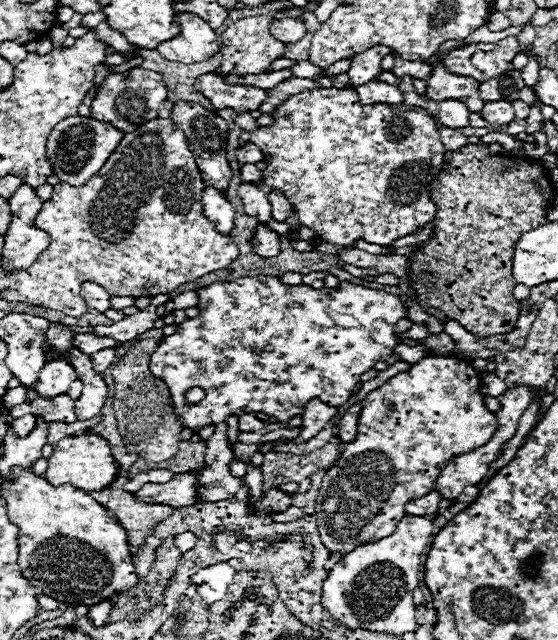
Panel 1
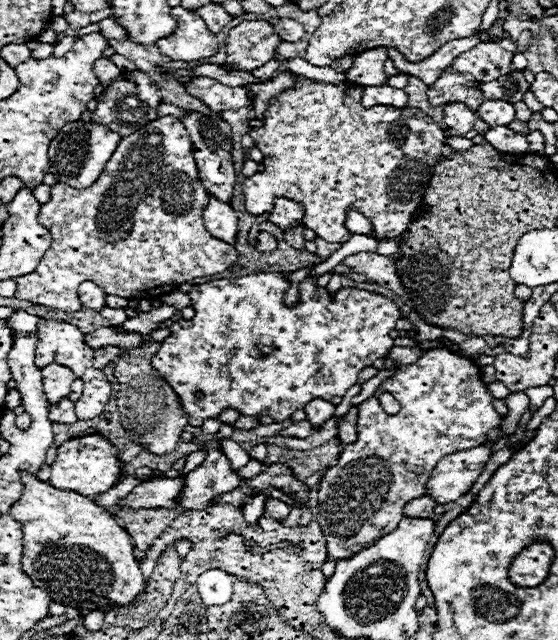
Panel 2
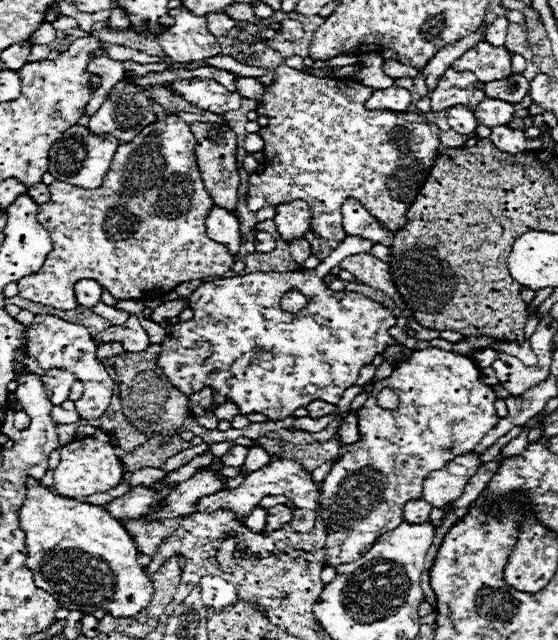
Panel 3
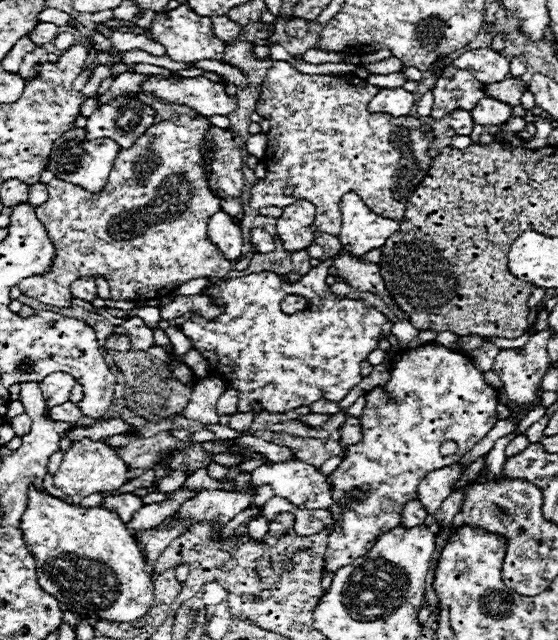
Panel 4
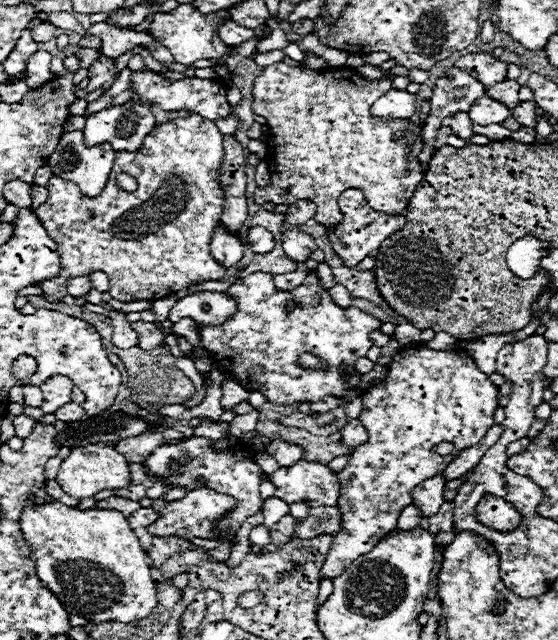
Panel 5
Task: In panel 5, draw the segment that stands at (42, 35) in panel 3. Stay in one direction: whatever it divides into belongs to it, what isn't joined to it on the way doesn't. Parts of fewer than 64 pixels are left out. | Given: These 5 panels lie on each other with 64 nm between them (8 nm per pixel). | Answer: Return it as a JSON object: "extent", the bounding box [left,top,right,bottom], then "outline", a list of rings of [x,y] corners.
{"extent":[31,22,56,42],"outline":[[[43,22],[31,31],[31,36],[36,42],[45,42],[54,36],[56,30],[54,25]]]}

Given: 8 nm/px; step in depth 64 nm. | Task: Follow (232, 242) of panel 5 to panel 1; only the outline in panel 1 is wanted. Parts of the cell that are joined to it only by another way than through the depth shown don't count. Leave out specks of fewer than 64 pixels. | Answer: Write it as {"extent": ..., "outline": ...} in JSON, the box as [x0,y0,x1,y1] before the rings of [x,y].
{"extent":[202,186,236,234],"outline":[[[206,186],[202,198],[204,198],[204,214],[208,216],[208,220],[222,234],[230,234],[230,230],[234,226],[234,214],[236,212],[234,212],[232,204],[226,200],[226,196],[222,192],[218,192],[216,188]]]}

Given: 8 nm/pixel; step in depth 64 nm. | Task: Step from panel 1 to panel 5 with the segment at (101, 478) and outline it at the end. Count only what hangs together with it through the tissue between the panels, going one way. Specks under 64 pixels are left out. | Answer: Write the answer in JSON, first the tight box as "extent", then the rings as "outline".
{"extent":[56,442,130,498],"outline":[[[98,442],[98,444],[86,444],[86,446],[76,446],[72,448],[72,452],[68,454],[68,458],[64,458],[56,482],[62,486],[62,490],[66,494],[70,494],[72,498],[88,498],[98,494],[100,490],[116,490],[116,488],[126,488],[130,484],[130,464],[126,462],[126,458],[122,454],[118,454],[114,448]]]}

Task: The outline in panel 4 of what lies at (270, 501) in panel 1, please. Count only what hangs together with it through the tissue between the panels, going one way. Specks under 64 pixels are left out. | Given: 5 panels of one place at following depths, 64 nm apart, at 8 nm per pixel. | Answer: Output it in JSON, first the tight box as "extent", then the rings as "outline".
{"extent":[270,512,294,534],"outline":[[[280,512],[272,522],[270,522],[270,534],[284,534],[290,526],[294,524],[294,514],[292,512]]]}

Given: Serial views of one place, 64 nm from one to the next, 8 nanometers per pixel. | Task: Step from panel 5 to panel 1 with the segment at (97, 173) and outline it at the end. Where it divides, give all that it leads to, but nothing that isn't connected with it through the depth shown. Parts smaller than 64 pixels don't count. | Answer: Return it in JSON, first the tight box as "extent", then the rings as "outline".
{"extent":[46,116,124,186],"outline":[[[70,116],[54,126],[46,142],[46,154],[52,162],[54,174],[72,186],[82,186],[88,178],[96,176],[100,166],[108,160],[108,156],[116,150],[124,132],[114,128],[110,122],[100,122],[84,116]]]}

